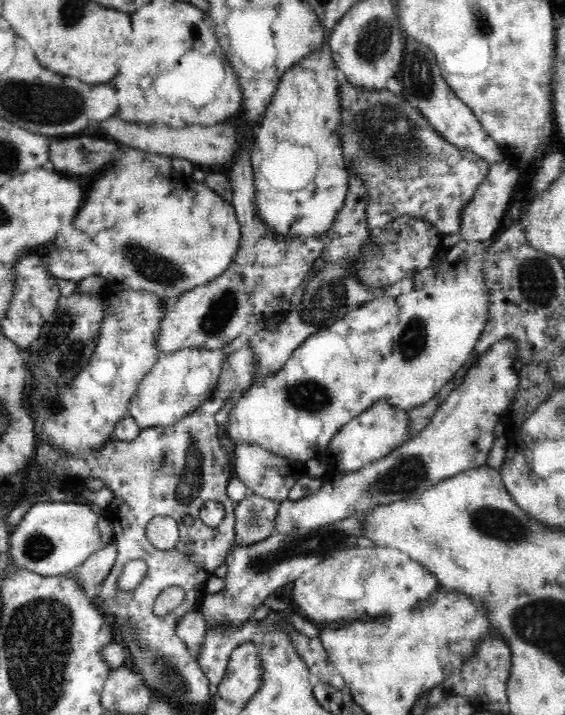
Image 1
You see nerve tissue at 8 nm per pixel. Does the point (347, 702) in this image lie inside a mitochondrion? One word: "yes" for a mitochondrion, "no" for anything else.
no

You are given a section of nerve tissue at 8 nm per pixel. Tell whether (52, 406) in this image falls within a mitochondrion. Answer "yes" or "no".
yes

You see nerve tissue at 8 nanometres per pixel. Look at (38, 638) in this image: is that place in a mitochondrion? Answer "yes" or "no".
yes

